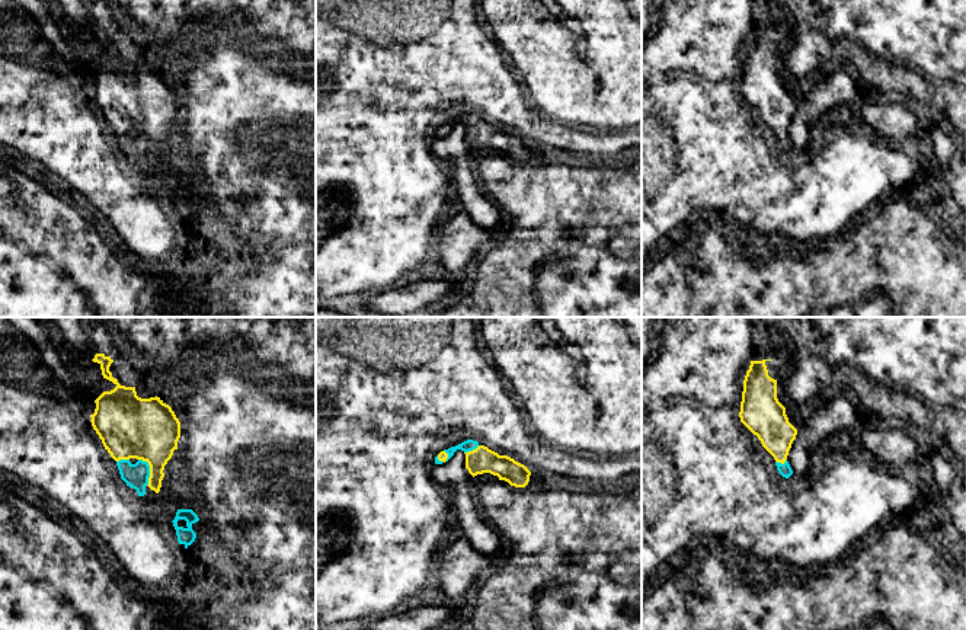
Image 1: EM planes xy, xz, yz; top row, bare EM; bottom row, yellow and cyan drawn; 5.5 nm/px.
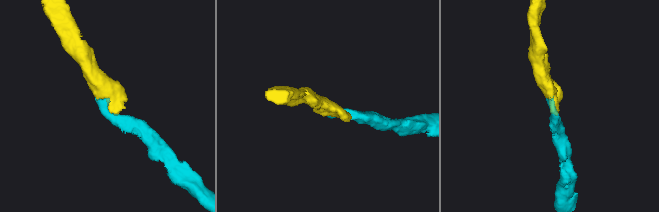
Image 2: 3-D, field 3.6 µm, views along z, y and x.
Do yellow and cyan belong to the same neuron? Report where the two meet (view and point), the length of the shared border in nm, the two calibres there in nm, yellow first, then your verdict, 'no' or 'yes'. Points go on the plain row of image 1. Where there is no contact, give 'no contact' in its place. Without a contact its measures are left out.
xy (150, 144) | 160 nm | 340/140 nm | yes

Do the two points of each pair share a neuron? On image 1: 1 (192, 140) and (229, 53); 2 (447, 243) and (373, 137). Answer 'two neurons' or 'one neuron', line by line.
1: one neuron
2: two neurons

